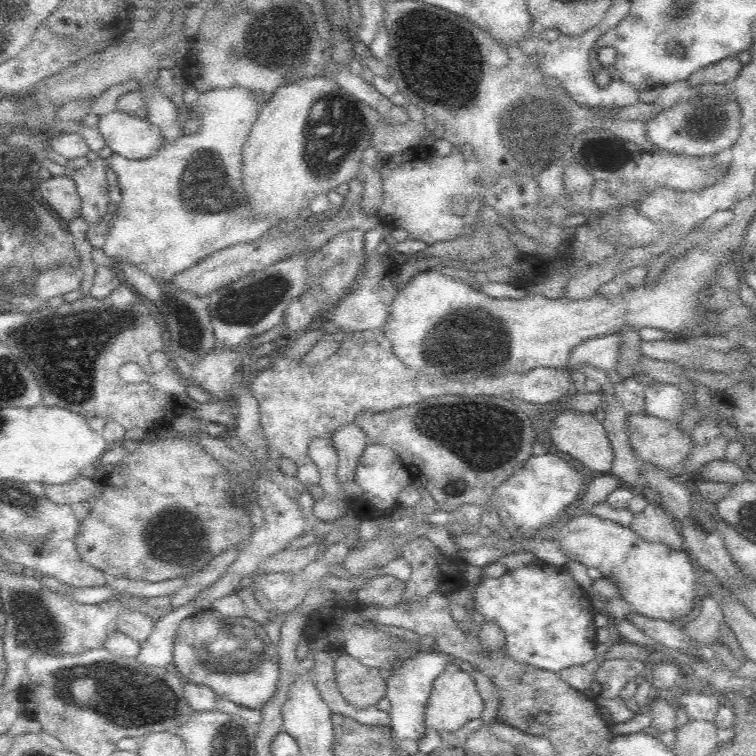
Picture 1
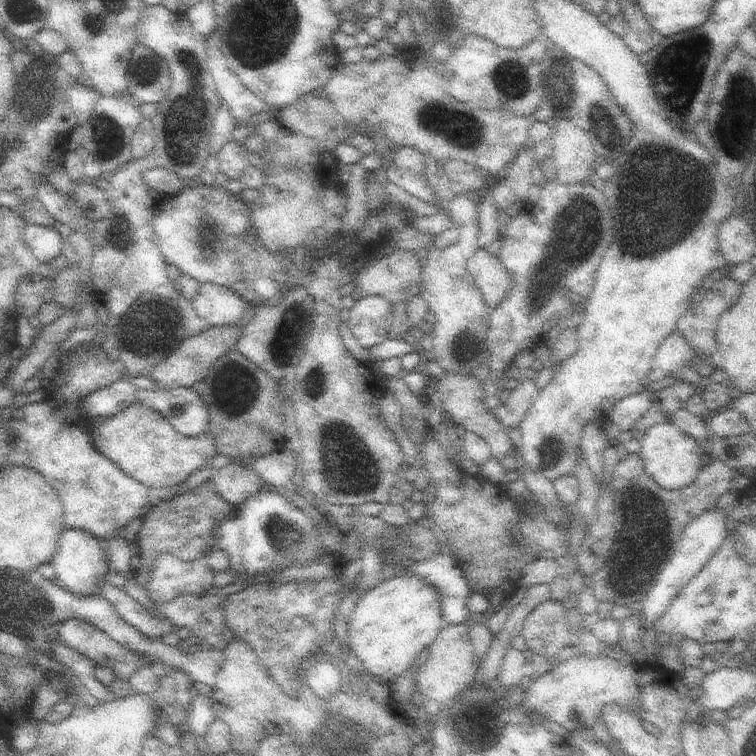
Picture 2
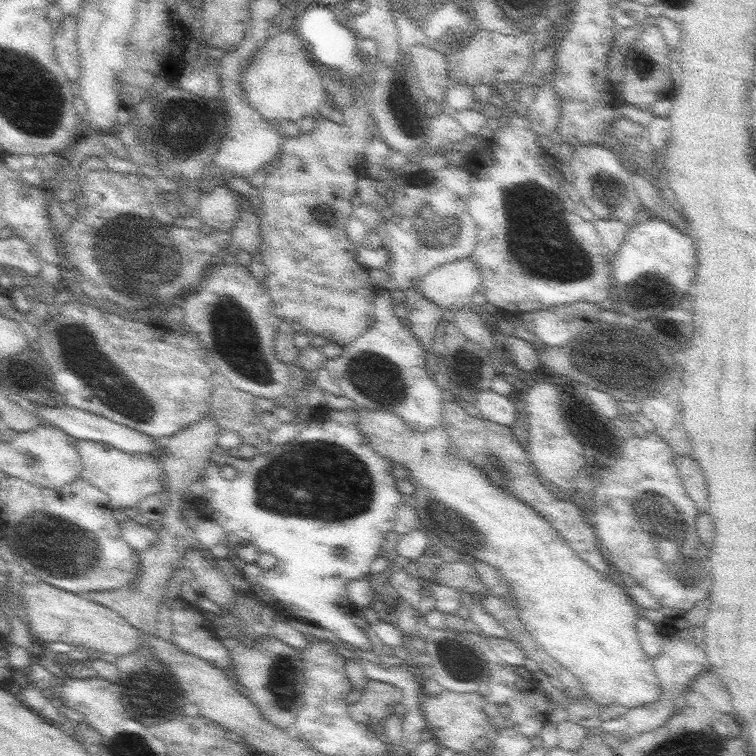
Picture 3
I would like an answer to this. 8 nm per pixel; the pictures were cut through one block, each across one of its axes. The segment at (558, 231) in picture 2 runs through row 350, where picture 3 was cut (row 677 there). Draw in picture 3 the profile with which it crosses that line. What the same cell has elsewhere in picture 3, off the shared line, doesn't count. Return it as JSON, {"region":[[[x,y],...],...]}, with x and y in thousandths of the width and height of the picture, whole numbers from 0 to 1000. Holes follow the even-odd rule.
{"region":[[[618,839],[620,847],[642,865],[644,876],[647,876],[647,899],[644,899],[644,907],[647,907],[647,918],[642,921],[642,942],[652,958],[655,966],[663,966],[663,963],[681,963],[684,968],[689,968],[692,974],[713,974],[716,971],[716,960],[718,955],[726,952],[726,944],[729,944],[729,923],[721,923],[718,918],[718,910],[710,905],[710,899],[702,894],[702,897],[689,897],[681,884],[676,878],[668,878],[655,862],[652,857],[647,854],[644,849],[644,841],[639,839]],[[663,939],[673,939],[673,947],[663,947]]]}

